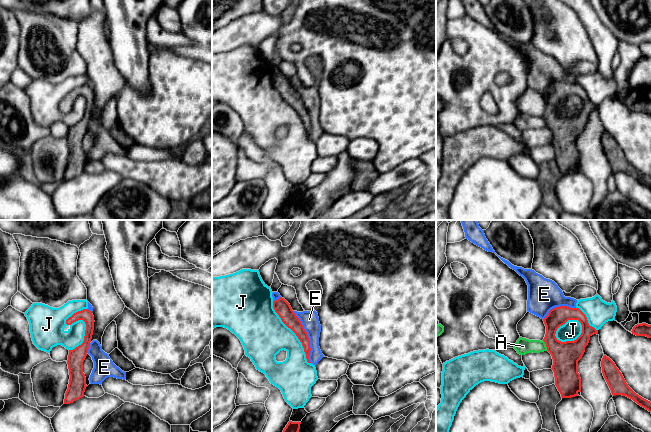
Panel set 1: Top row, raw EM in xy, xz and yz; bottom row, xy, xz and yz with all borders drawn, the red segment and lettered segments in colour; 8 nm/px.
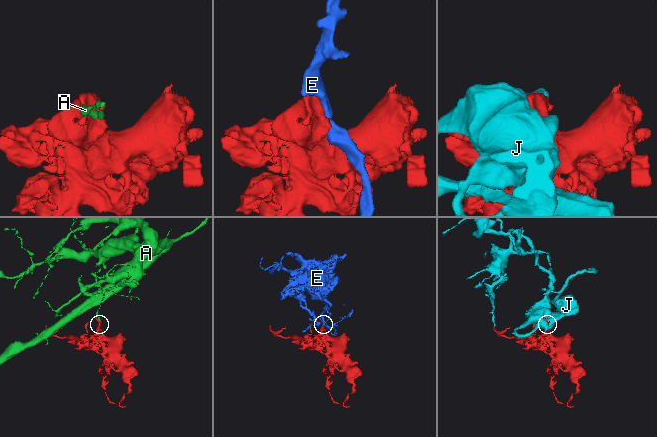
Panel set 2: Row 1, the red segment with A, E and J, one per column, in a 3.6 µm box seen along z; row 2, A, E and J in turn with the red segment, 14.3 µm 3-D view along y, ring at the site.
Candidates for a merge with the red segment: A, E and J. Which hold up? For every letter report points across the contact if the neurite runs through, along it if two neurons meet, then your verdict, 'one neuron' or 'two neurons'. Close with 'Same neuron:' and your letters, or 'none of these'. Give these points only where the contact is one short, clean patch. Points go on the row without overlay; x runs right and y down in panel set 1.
A: two neurons
E: two neurons
J: two neurons
Same neuron: none of these

